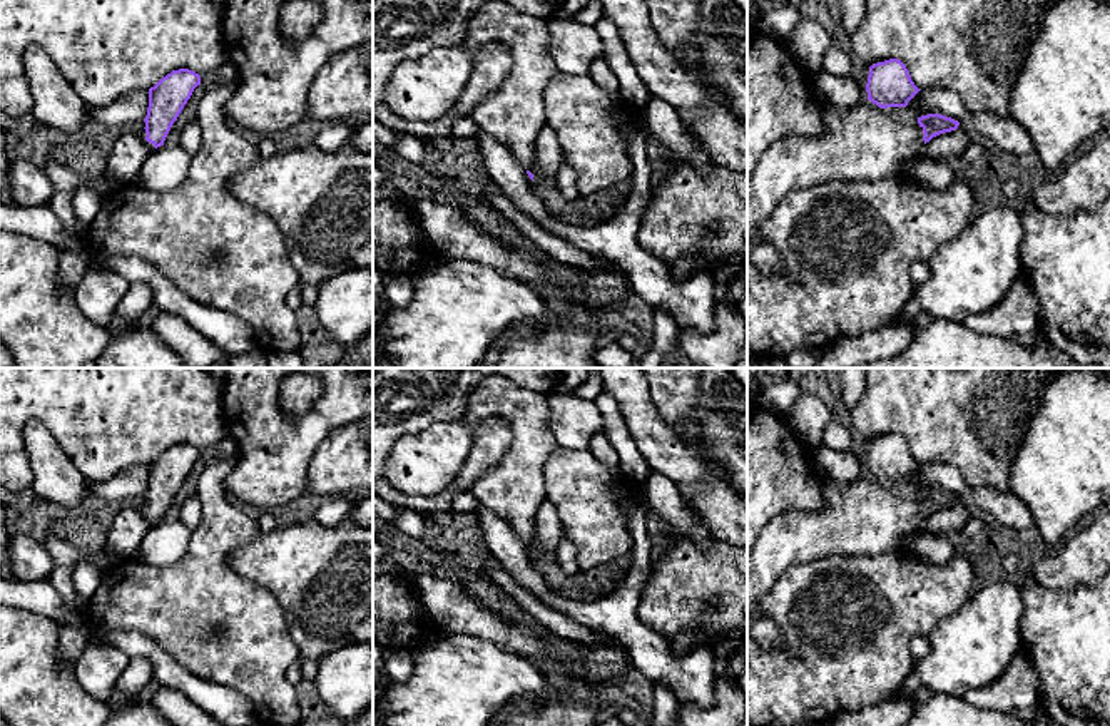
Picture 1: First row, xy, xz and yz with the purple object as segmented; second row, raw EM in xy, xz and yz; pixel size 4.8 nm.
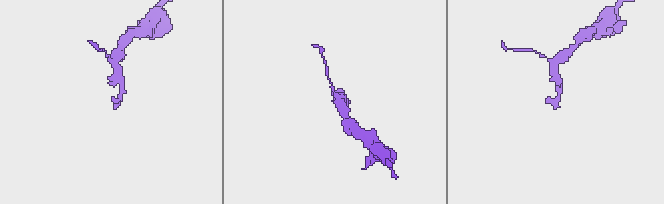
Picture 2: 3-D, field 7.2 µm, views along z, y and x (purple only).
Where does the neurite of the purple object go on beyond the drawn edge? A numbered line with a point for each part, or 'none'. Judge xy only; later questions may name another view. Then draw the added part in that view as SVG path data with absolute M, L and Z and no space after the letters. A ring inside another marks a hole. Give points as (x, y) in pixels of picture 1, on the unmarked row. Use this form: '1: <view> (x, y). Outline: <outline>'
none

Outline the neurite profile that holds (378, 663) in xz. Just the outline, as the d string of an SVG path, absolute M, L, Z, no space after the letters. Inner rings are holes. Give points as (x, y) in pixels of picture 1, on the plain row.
M373 641L373 676L381 679L373 684L373 698L378 698L379 691L388 684L386 667L383 659L383 647Z

